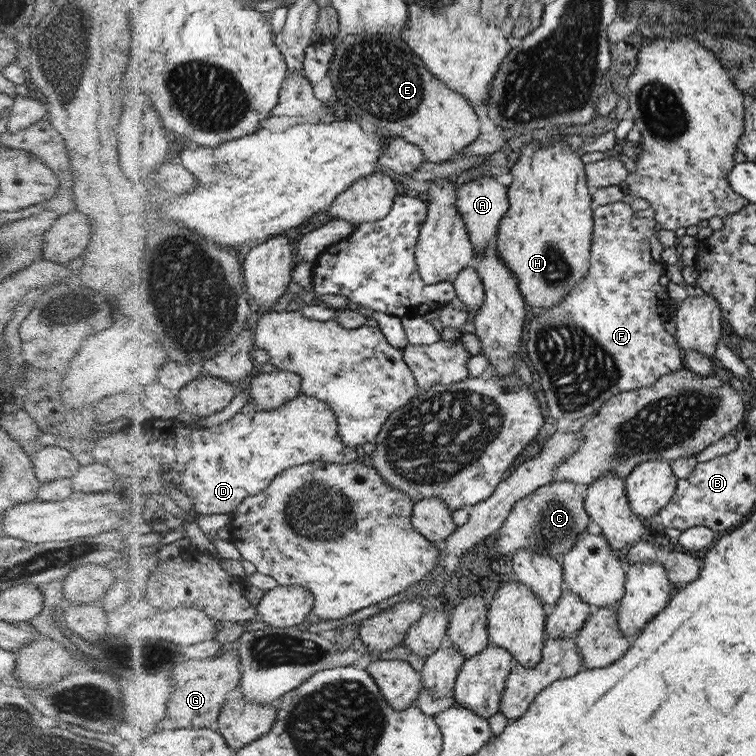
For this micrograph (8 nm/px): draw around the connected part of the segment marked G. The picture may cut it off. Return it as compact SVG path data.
M225 654L205 660L191 660L178 665L175 670L175 692L170 698L170 716L174 718L176 728L208 728L216 727L224 704L243 681L242 658L239 654Z

